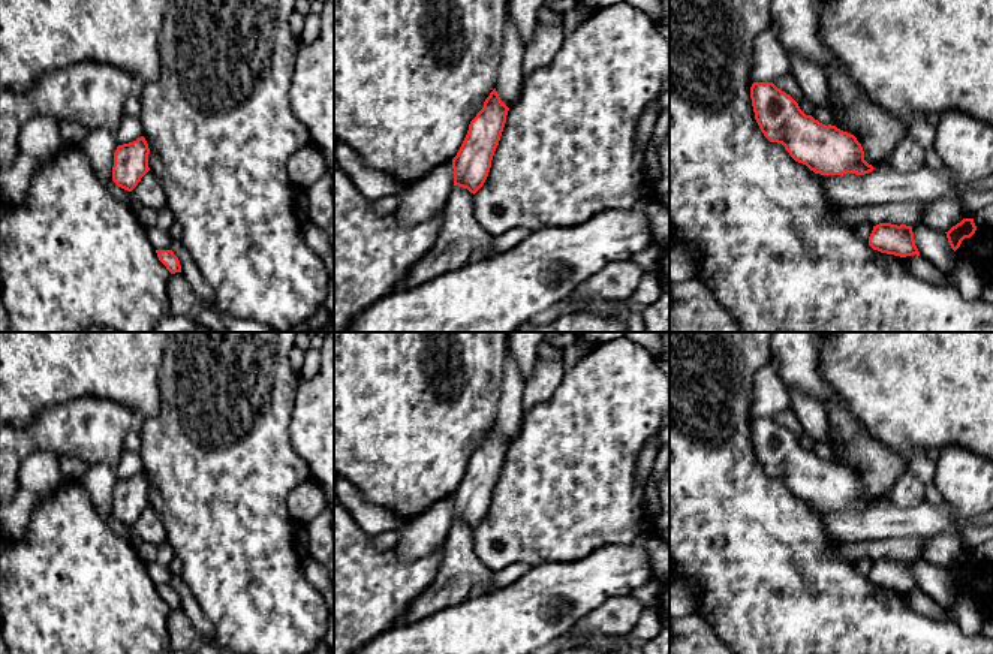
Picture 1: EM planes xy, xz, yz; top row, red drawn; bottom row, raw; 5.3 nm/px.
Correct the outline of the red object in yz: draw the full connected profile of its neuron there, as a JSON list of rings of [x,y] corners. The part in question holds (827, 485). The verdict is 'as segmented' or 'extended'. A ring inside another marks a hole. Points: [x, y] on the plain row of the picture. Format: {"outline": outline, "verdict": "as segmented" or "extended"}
{"outline": [[[753,418],[750,422],[750,434],[755,447],[755,455],[770,477],[777,477],[785,482],[789,491],[806,500],[810,506],[821,510],[864,510],[875,503],[864,495],[864,486],[857,473],[836,461],[825,461],[806,450],[798,438],[773,418]]], "verdict": "as segmented"}

